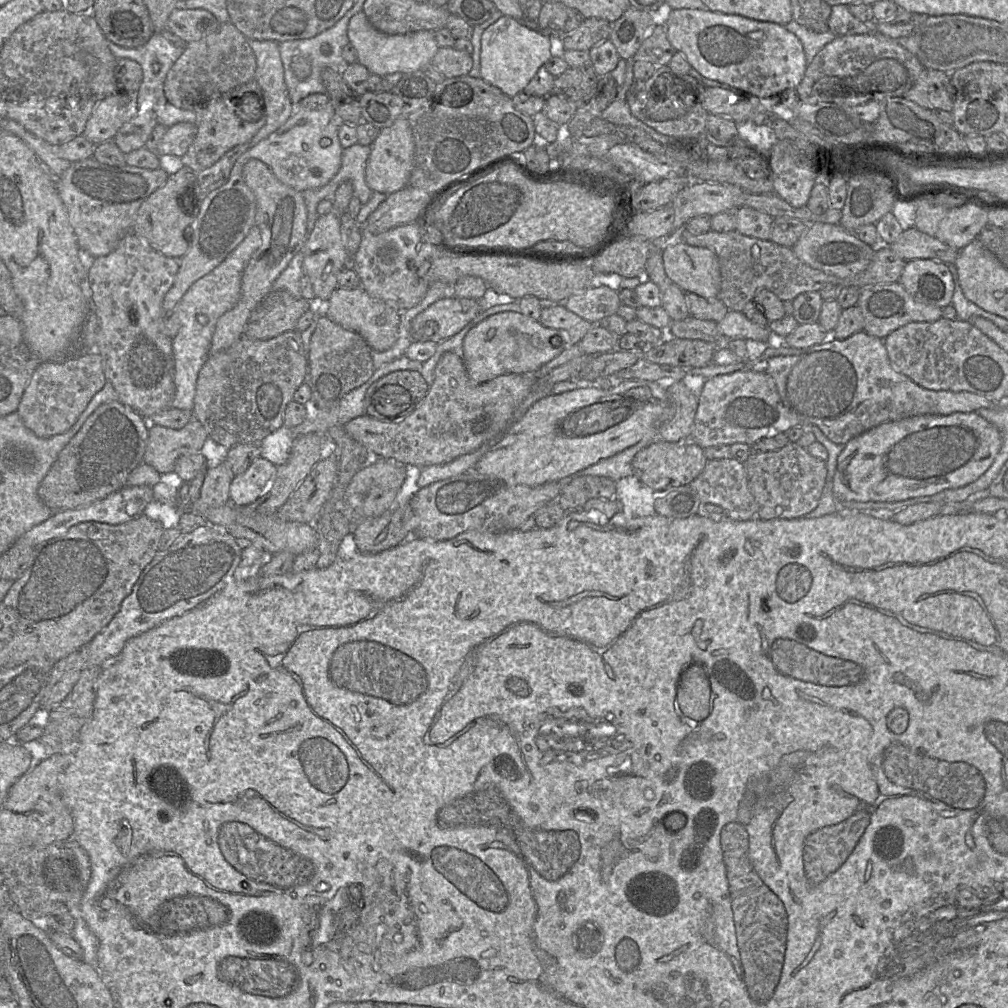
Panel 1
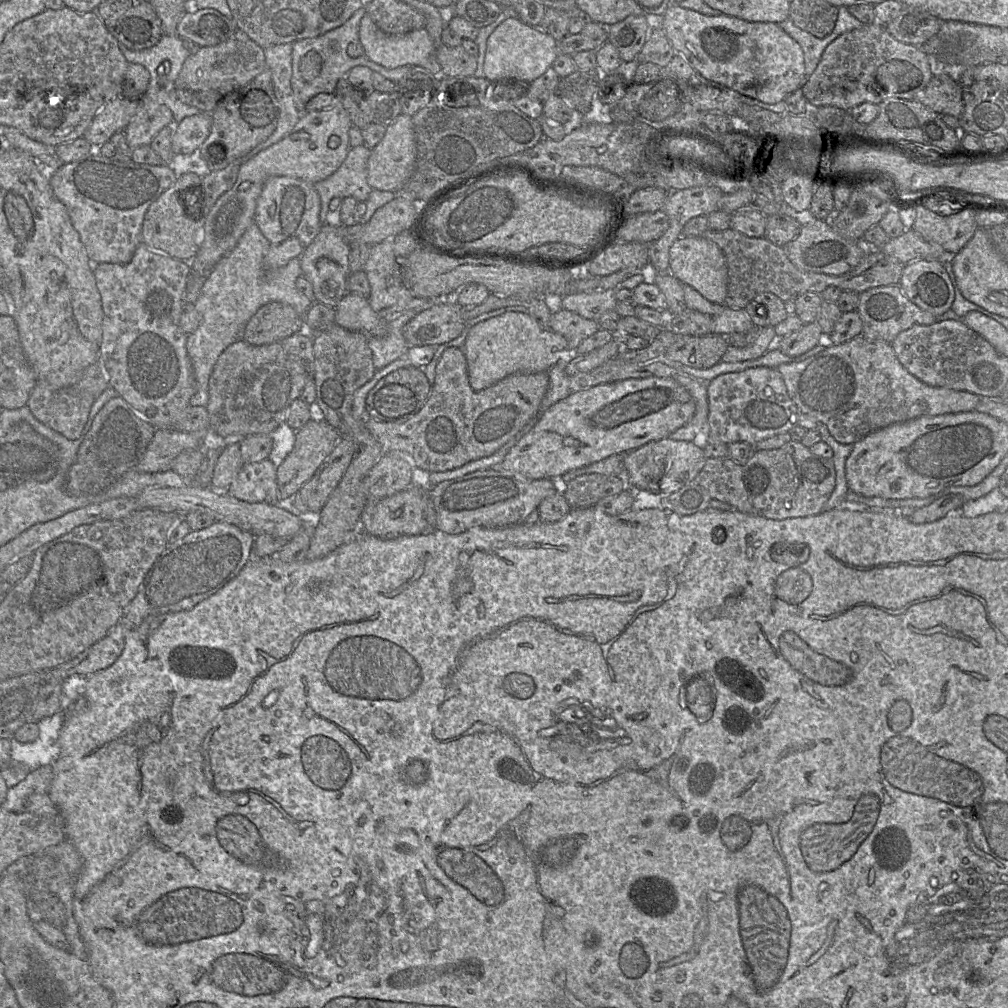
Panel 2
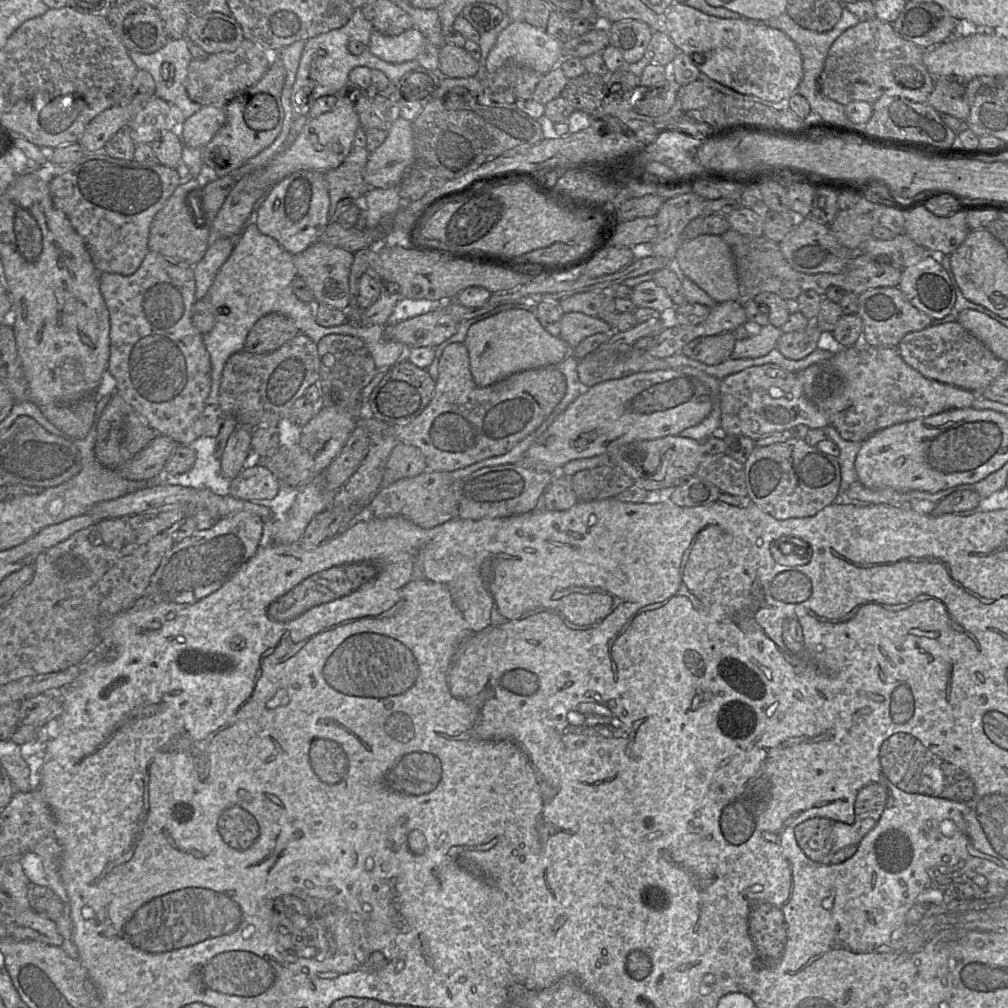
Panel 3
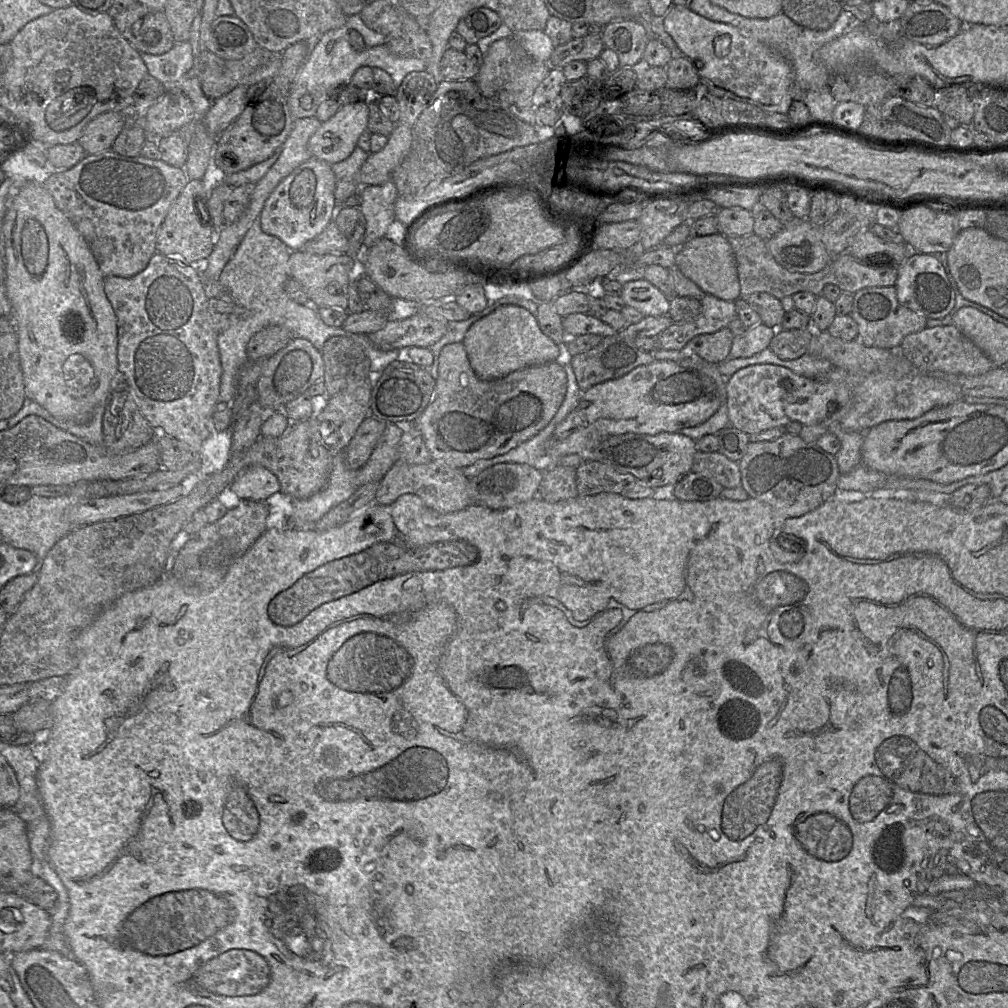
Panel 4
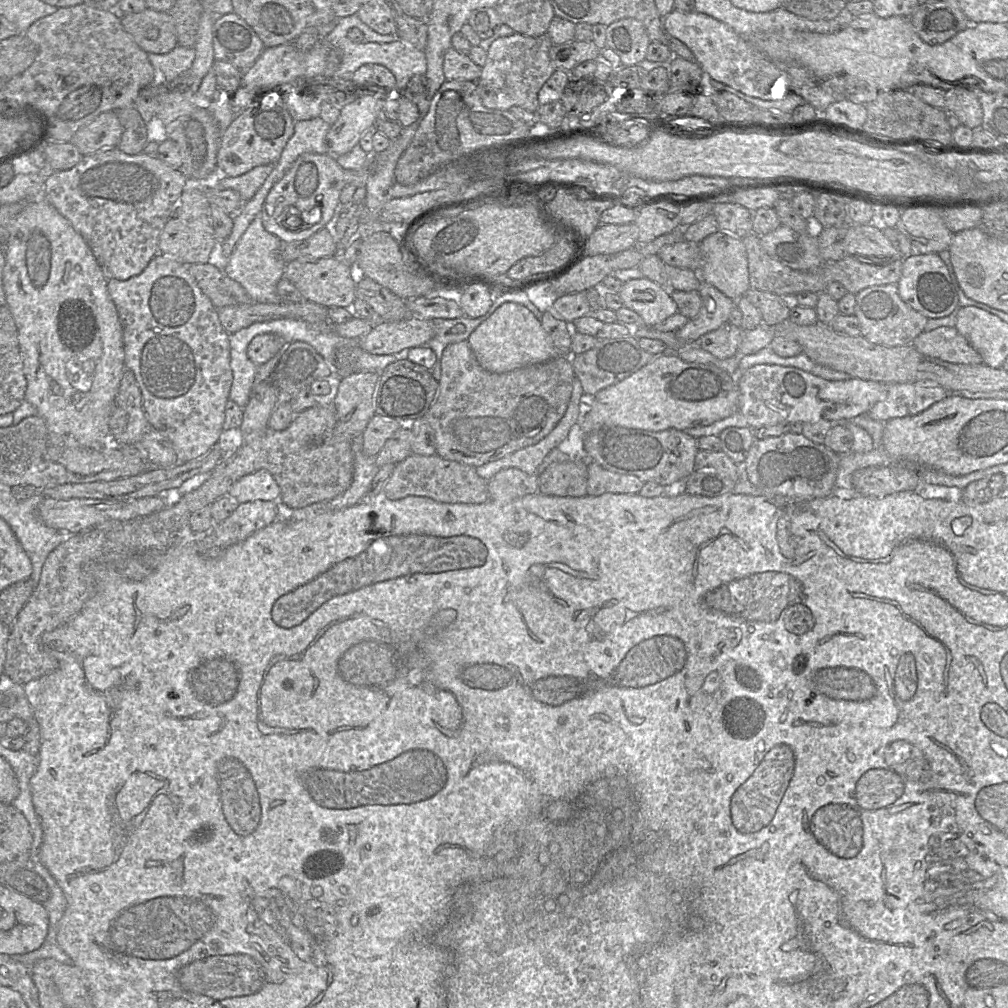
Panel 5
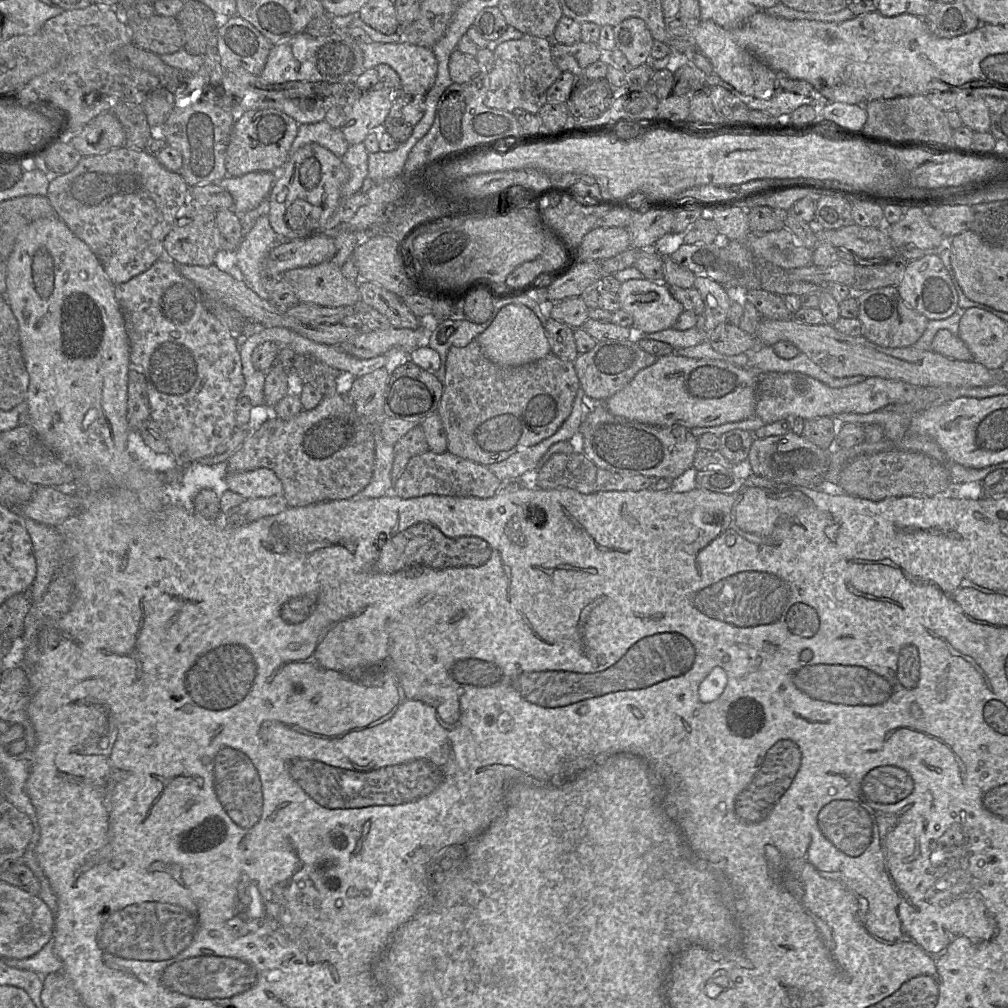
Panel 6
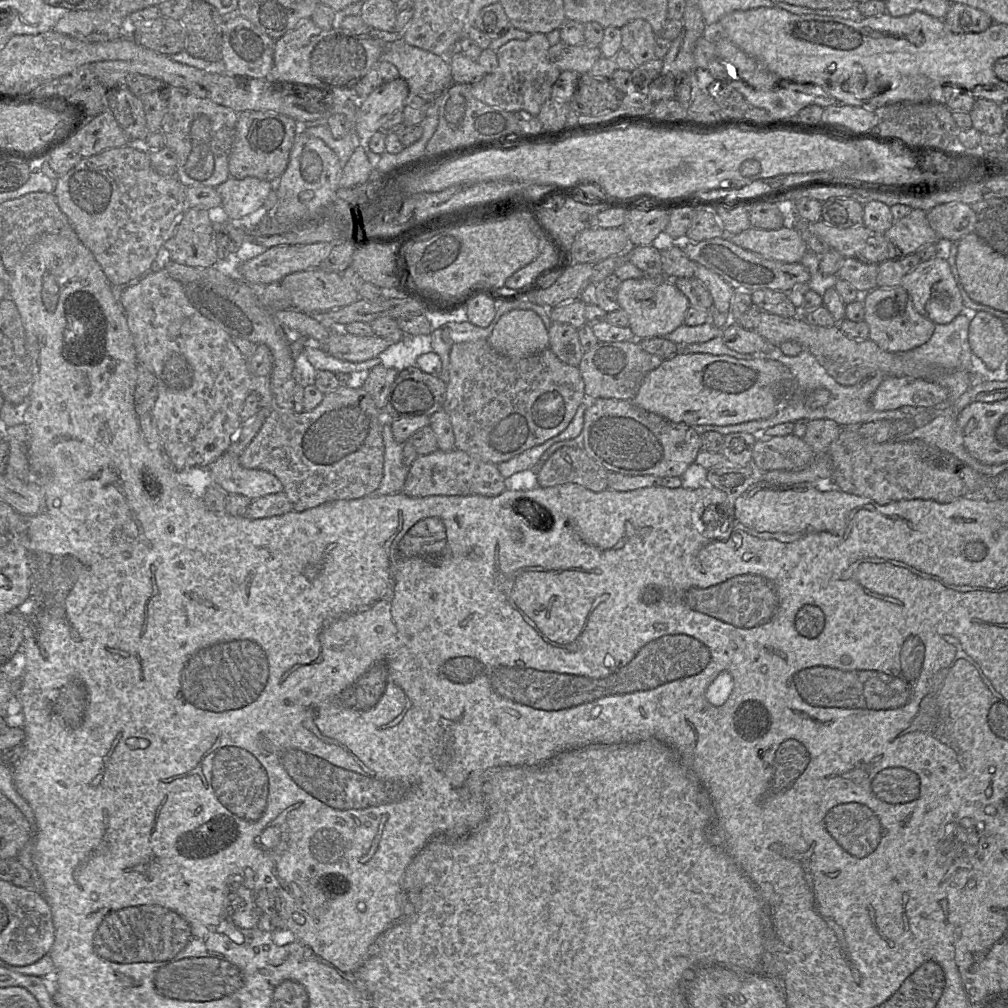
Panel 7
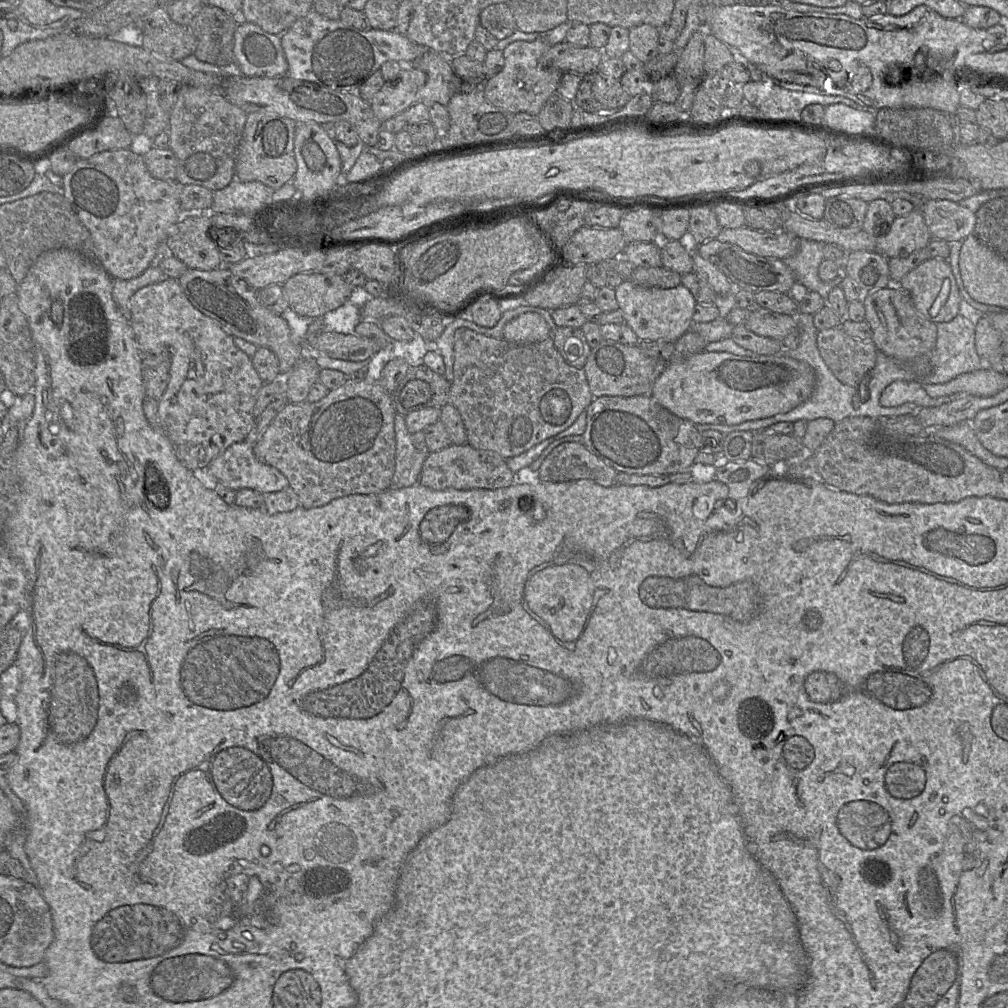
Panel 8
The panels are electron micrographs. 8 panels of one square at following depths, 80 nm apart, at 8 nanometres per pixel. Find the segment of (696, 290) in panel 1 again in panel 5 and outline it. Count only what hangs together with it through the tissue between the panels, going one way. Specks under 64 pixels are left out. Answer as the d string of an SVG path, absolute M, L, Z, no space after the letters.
M717 231L699 243L703 255L700 279L737 301L750 288L742 239Z

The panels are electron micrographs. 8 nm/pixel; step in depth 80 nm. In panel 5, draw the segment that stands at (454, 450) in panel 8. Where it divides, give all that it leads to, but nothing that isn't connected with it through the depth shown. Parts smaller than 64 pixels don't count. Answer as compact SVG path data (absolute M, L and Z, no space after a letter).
M411 454L395 465L382 496L390 500L423 496L442 503L480 504L489 500L488 480L480 477L474 466L446 460L437 454Z

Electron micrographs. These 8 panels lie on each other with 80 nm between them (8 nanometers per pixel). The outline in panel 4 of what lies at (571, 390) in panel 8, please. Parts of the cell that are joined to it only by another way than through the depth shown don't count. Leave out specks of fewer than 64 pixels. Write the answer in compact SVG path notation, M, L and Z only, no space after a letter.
M462 342L450 343L444 346L440 353L438 378L436 379L434 396L431 402L429 403L429 405L427 406L427 408L423 411L423 413L418 418L416 418L413 422L411 422L411 424L413 424L421 432L426 447L428 448L433 460L443 462L451 467L463 469L473 465L478 460L490 459L499 455L503 455L509 452L510 450L516 448L521 443L535 436L537 433L539 433L543 428L545 428L548 425L548 423L557 413L558 409L560 408L561 404L565 399L566 392L567 392L567 375L562 360L552 361L542 365L525 367L520 370L514 371L505 377L495 380L485 381L479 379L476 376L475 372L473 371L463 343Z

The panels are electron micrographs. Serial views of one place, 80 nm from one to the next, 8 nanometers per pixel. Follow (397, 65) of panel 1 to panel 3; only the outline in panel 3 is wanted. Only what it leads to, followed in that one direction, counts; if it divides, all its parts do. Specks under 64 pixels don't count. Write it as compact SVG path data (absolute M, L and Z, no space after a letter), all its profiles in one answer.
M415 28L399 35L386 35L374 29L367 49L386 62L403 63L416 59L425 42L424 35Z

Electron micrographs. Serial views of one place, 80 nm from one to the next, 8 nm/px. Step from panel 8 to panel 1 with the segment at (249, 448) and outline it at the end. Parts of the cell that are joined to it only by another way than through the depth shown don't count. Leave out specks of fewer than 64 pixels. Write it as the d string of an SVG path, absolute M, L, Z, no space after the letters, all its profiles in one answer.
M264 458L255 459L240 475L234 477L229 488L229 502L237 507L251 504L263 496L274 481L277 467Z

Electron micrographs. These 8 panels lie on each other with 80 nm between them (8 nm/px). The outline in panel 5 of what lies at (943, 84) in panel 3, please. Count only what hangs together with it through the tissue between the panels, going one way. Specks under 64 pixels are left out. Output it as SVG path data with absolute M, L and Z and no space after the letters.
M954 87L945 92L945 110L955 113L960 122L971 128L978 129L983 121L983 109L972 89Z

